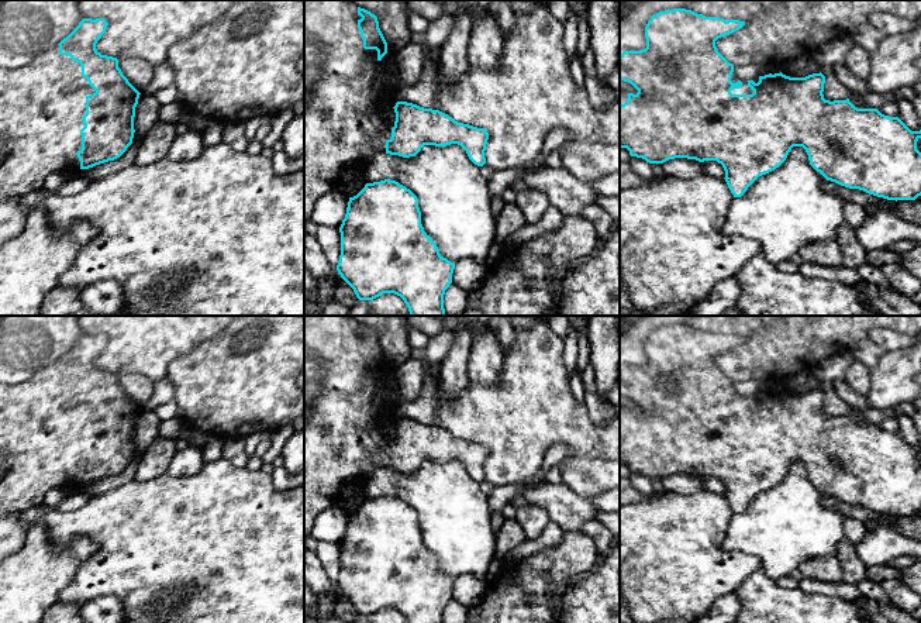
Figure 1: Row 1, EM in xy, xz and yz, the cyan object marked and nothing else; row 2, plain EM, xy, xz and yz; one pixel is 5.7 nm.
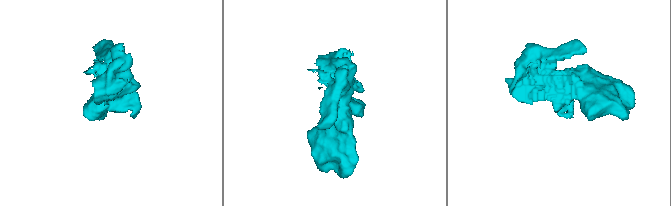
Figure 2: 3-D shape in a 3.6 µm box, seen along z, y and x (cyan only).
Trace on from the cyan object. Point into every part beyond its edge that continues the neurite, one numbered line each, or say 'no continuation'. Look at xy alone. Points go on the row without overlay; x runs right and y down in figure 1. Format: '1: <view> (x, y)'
1: xy (41, 420)

